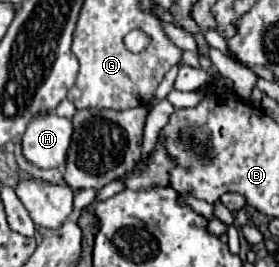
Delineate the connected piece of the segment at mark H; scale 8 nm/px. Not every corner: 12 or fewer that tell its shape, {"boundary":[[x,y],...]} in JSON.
{"boundary":[[36,115],[22,153],[36,167],[62,167],[72,121]]}

